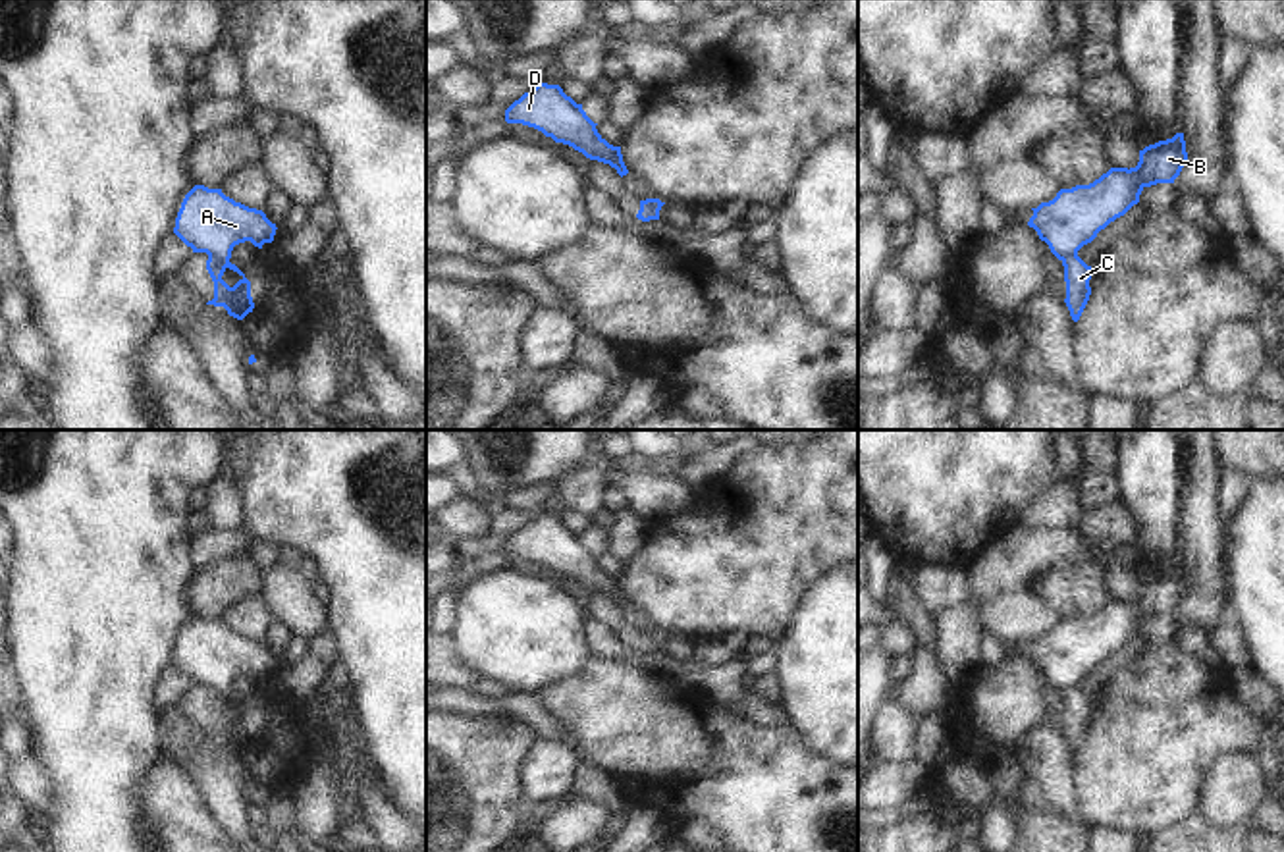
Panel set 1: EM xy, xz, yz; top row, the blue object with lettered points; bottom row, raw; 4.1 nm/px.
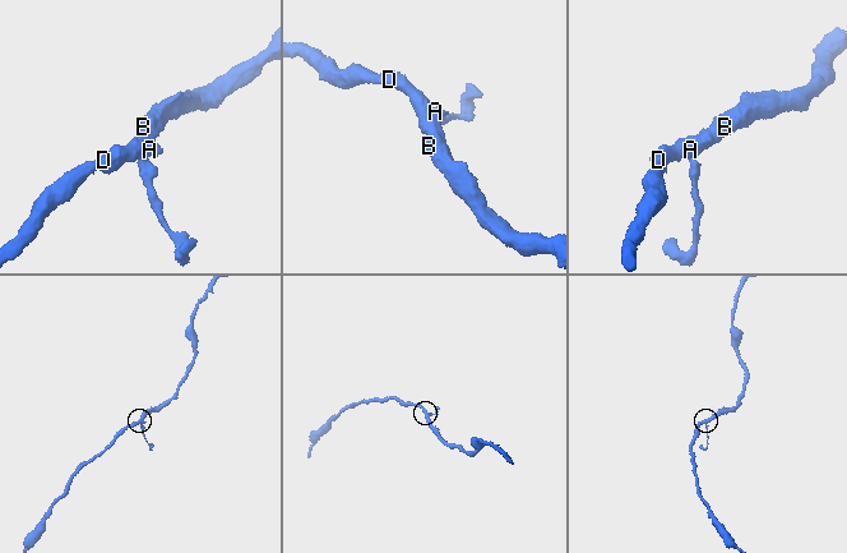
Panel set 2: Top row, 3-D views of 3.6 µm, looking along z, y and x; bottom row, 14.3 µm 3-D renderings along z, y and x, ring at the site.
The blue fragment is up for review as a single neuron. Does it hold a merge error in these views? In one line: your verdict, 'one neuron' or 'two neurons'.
two neurons

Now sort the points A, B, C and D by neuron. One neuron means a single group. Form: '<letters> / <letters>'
A B D / C

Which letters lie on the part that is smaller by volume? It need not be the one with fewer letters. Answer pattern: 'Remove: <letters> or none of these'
Remove: C

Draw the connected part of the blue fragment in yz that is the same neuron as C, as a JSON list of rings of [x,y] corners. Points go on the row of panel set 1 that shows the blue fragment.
[[[1078,254],[1064,258],[1062,266],[1066,281],[1064,303],[1070,310],[1072,320],[1078,322],[1091,295],[1091,266],[1087,266]]]

